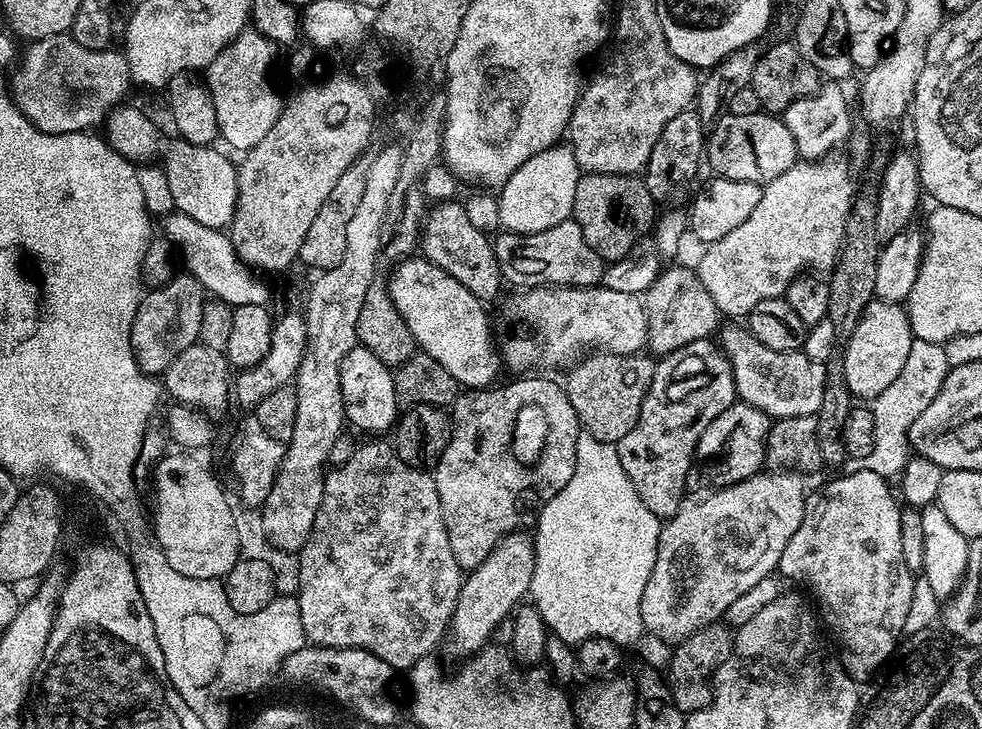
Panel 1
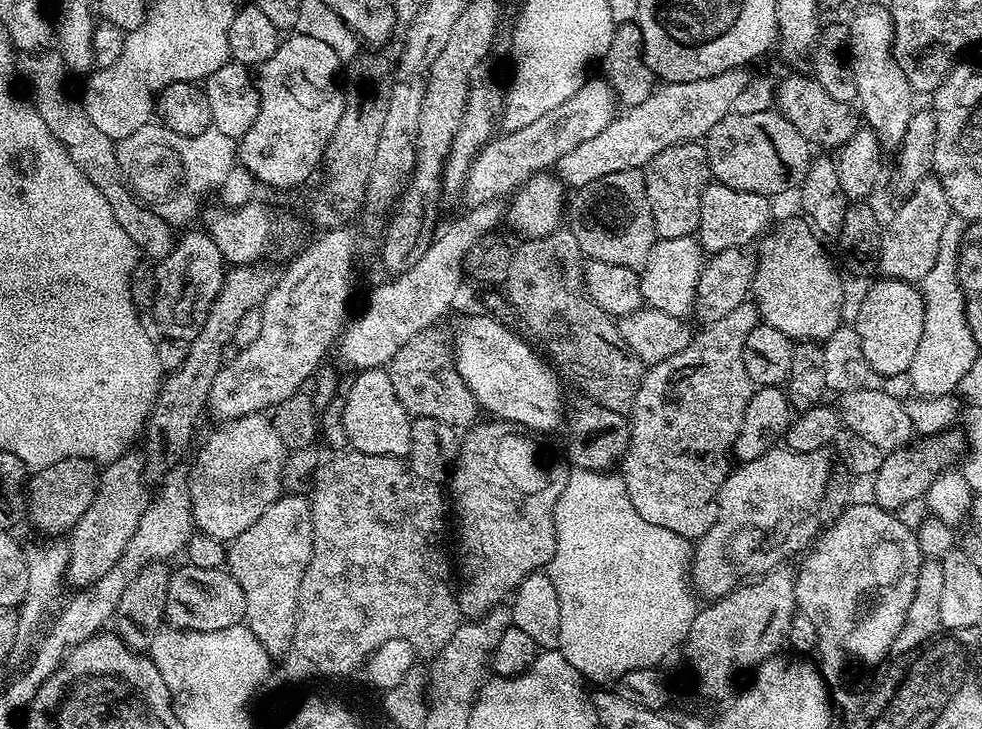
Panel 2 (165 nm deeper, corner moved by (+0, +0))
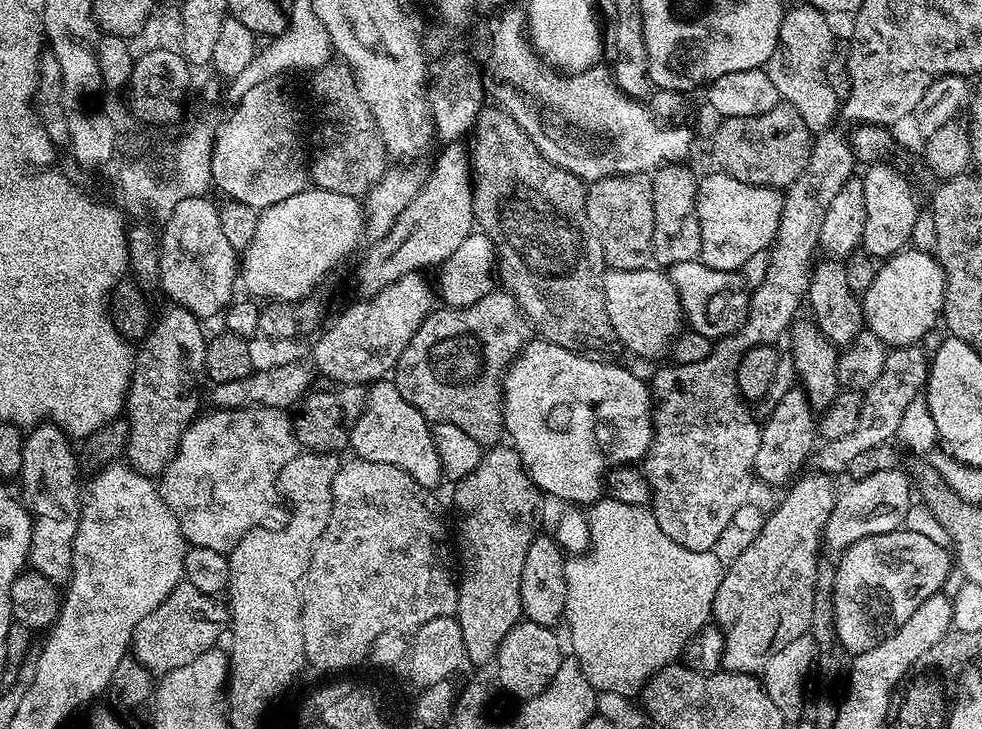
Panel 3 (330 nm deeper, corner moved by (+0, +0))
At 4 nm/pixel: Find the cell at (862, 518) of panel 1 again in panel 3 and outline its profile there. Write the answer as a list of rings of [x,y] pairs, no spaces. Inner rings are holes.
[[[905,530],[867,536],[845,548],[836,564],[834,589],[836,636],[841,649],[848,654],[874,650],[926,598],[941,591],[953,571],[954,560],[948,548]]]

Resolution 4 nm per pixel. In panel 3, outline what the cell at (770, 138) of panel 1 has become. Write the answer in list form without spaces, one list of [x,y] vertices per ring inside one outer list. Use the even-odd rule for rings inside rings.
[[[783,102],[766,114],[757,117],[730,117],[721,119],[716,128],[716,137],[712,140],[712,152],[716,155],[719,167],[726,174],[738,178],[738,182],[746,182],[763,188],[786,190],[806,170],[806,162],[812,153],[814,133],[802,122],[802,114]]]

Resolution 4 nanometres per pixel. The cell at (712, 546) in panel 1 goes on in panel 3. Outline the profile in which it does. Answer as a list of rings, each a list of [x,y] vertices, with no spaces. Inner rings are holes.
[[[908,344],[905,348],[892,348],[889,351],[882,374],[878,374],[878,382],[865,388],[862,393],[864,405],[858,430],[854,430],[854,434],[846,434],[846,438],[827,441],[823,445],[824,449],[821,452],[819,449],[815,453],[814,462],[816,460],[817,466],[820,467],[817,469],[821,473],[847,473],[856,455],[863,454],[871,448],[883,449],[887,440],[891,436],[893,439],[899,433],[902,414],[906,414],[906,406],[910,406],[910,402],[918,399],[929,381],[930,356],[922,349],[923,347]]]

